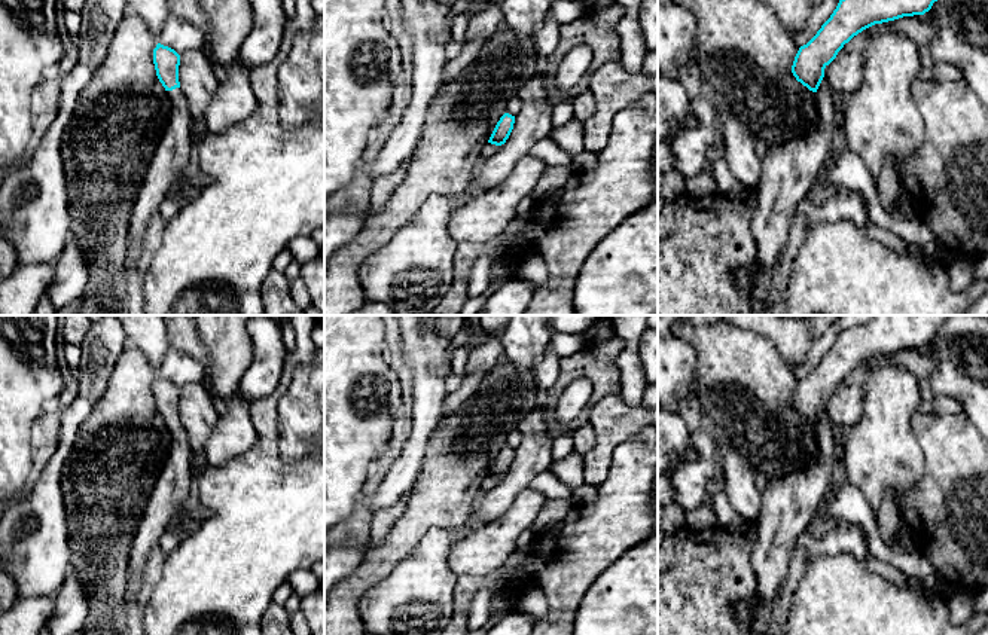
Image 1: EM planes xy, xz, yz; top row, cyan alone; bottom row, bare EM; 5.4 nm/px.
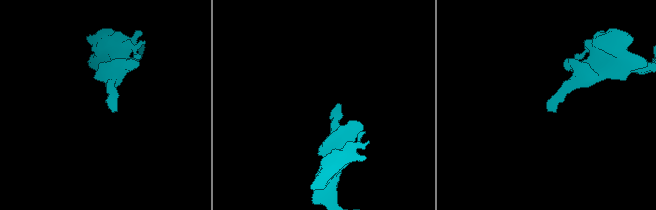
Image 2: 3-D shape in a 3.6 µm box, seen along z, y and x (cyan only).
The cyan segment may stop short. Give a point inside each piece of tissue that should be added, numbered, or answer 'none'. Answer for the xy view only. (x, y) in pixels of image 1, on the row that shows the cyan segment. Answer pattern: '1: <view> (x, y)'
1: xy (170, 159)

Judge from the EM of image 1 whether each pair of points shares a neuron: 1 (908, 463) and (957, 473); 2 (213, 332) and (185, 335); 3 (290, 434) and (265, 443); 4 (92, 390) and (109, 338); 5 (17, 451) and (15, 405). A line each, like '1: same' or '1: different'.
1: different
2: different
3: different
4: same
5: same

